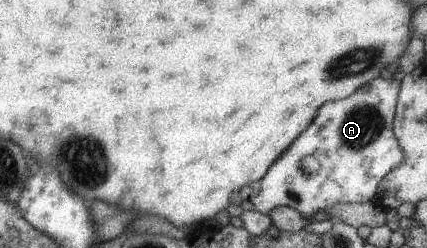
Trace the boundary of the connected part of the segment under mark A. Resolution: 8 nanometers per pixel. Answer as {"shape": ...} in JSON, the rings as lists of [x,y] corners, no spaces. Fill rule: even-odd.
{"shape":[[[382,75],[373,79],[365,86],[344,99],[330,101],[313,119],[309,127],[302,131],[302,139],[273,163],[266,175],[253,183],[246,183],[238,193],[243,211],[256,211],[268,216],[275,207],[290,207],[304,217],[310,219],[312,215],[334,203],[362,204],[374,202],[380,192],[381,179],[390,171],[405,161],[405,152],[398,144],[397,137],[392,135],[392,115],[396,115],[397,95],[400,84],[396,79],[384,79]],[[304,157],[314,157],[318,161],[318,169],[304,171],[300,161]]]}

